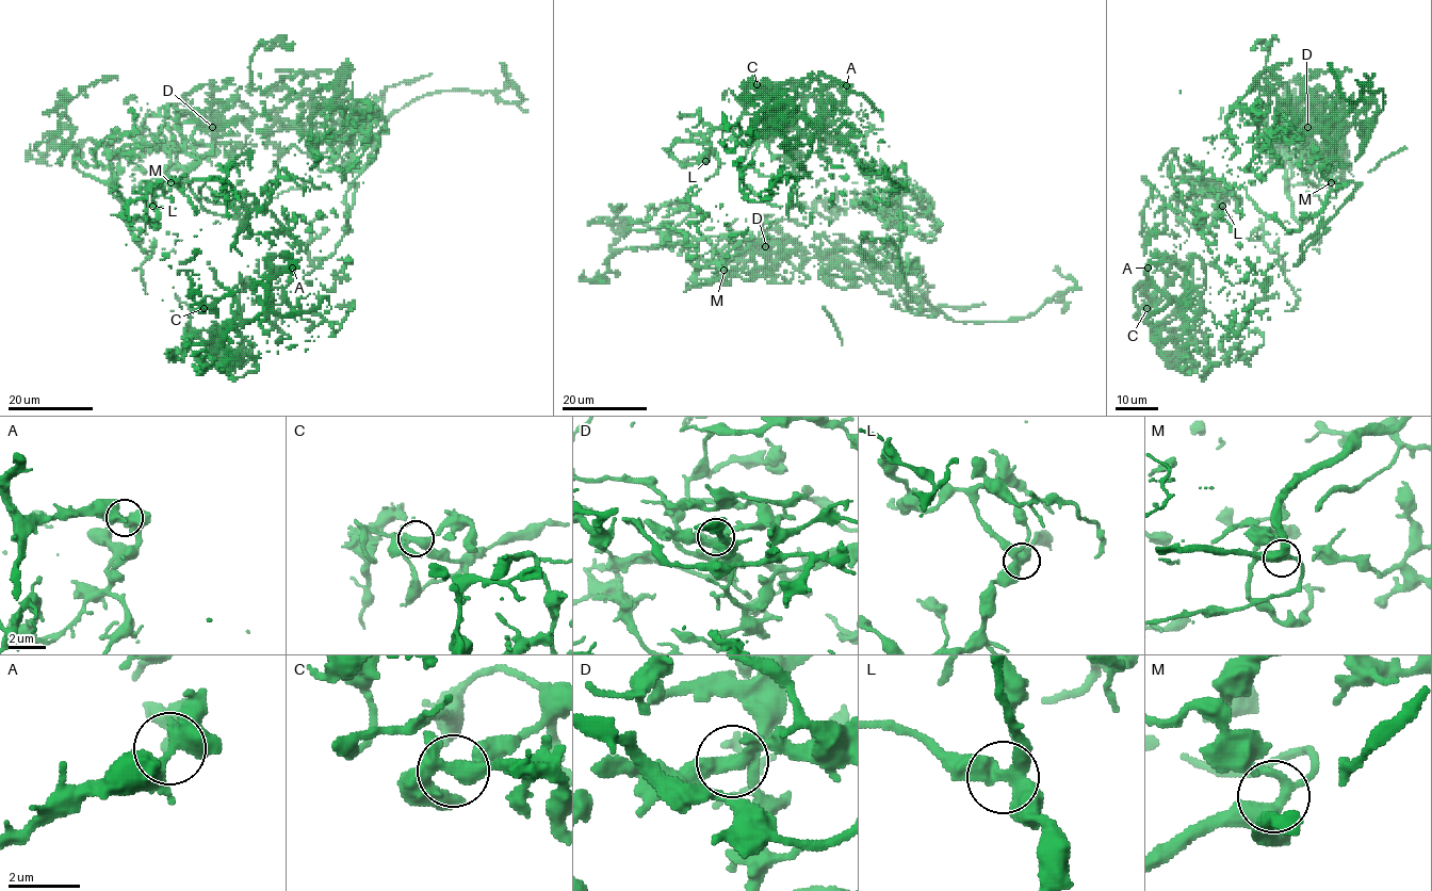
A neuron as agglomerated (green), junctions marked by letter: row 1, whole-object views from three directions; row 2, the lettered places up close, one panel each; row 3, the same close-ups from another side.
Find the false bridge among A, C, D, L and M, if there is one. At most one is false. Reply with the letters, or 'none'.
A

